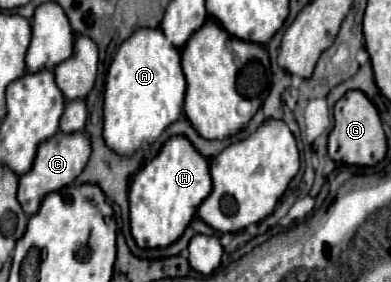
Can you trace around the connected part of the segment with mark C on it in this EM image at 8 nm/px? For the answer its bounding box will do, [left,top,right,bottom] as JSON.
[18,132,90,216]

